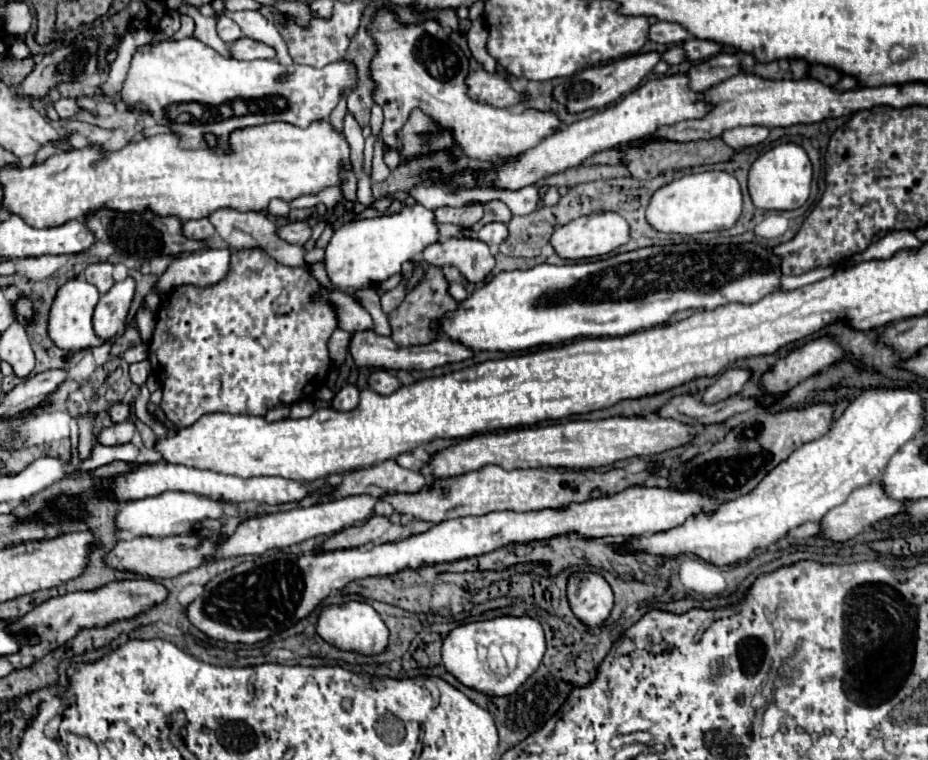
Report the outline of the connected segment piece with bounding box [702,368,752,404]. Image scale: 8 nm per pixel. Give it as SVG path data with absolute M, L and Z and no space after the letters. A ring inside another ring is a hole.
M728 368L724 374L718 376L718 380L710 388L706 388L702 392L702 400L706 404L714 404L724 398L730 398L744 388L744 384L750 380L750 376L752 376L752 372L748 368Z

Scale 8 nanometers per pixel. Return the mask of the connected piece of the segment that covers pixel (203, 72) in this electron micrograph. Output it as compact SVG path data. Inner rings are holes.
M184 38L178 42L162 42L156 46L142 46L130 64L128 78L122 84L120 96L126 106L140 102L158 124L170 126L180 134L180 146L204 148L202 134L212 132L220 140L220 148L226 146L228 134L234 128L256 126L266 122L290 122L306 128L316 120L328 118L336 108L342 94L352 92L358 86L356 66L348 60L332 62L324 68L290 64L284 66L276 60L248 60L222 58L212 48L204 46L196 38ZM242 100L246 112L236 116L232 104ZM198 102L204 112L200 118L184 122L184 104Z

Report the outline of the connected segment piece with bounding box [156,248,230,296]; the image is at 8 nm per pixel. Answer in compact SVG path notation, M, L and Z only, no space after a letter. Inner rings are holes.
M200 250L186 258L176 258L168 270L158 278L160 296L168 294L172 288L182 284L212 286L220 282L228 272L230 250Z

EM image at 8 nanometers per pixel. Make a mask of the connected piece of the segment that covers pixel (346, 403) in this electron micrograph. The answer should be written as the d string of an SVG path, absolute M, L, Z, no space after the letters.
M348 384L344 386L332 400L332 408L334 410L342 410L342 412L348 412L348 410L354 410L358 406L358 388Z

